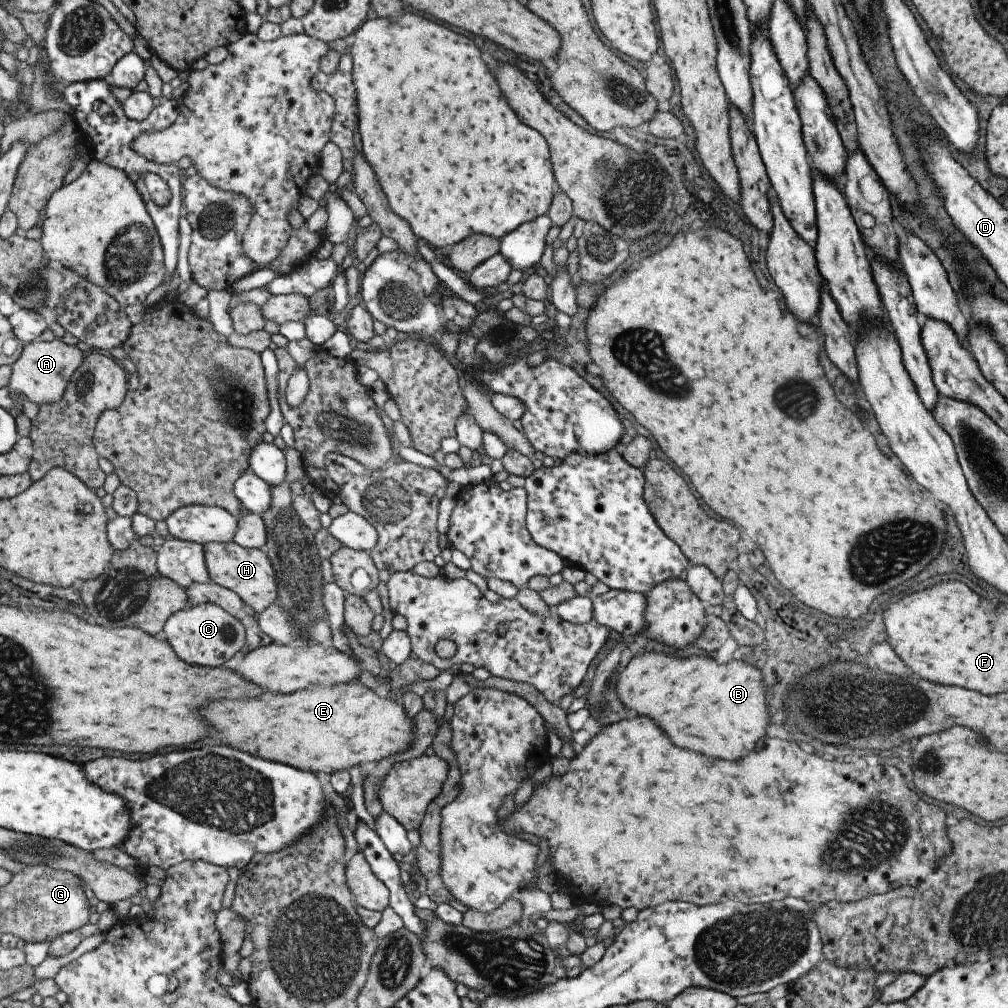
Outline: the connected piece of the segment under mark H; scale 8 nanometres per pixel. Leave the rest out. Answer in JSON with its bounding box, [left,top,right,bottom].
[202,541,277,613]

